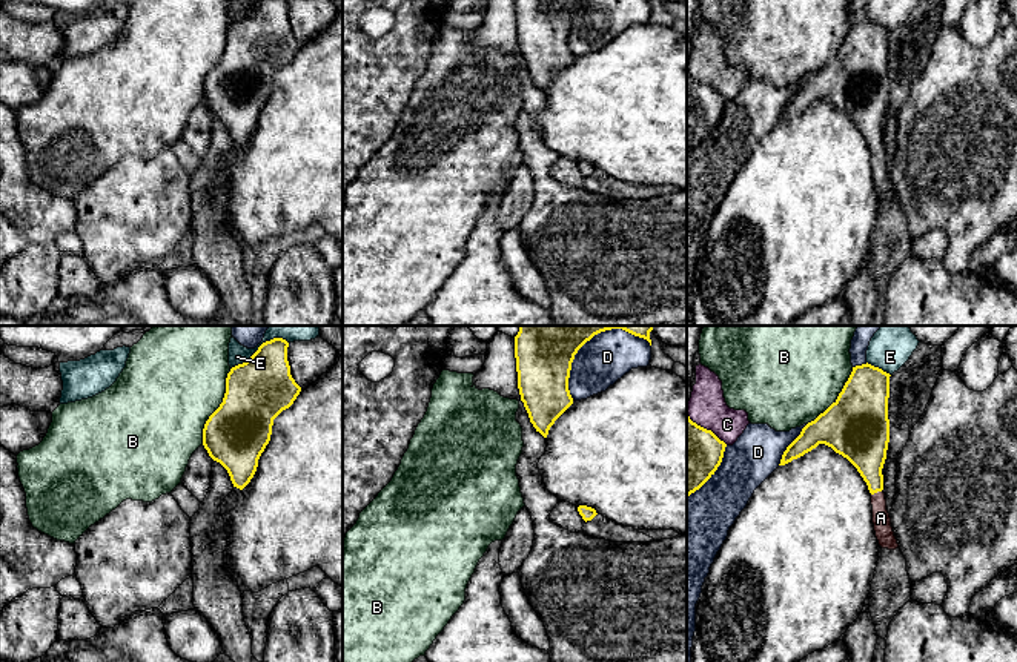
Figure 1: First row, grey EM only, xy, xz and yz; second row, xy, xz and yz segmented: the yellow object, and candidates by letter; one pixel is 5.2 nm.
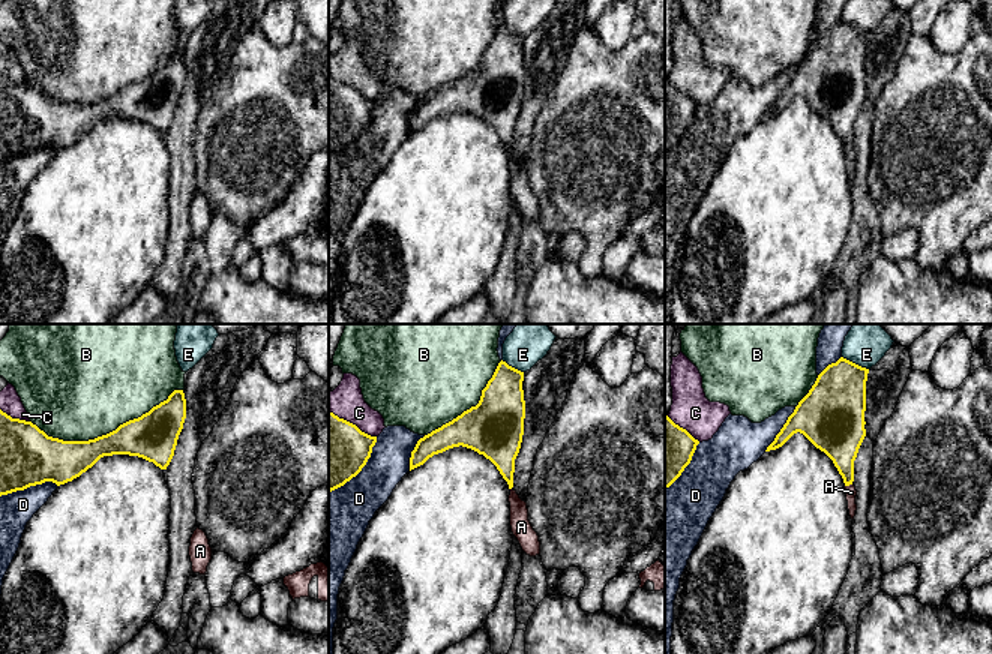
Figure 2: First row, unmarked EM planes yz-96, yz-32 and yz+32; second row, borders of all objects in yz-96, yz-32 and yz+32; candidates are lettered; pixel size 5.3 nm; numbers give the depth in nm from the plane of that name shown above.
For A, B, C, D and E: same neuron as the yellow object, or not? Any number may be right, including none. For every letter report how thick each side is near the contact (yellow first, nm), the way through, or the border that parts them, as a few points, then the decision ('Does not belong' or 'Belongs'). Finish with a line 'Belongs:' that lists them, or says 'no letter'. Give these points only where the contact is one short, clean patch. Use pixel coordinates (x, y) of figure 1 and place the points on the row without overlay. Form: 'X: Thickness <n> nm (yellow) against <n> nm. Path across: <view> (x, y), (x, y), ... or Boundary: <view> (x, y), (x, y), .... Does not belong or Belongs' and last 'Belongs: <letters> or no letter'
A: Thickness 220 nm (yellow) against 100 nm. Path across: yz (865, 102), (876, 148), (881, 174). Belongs
B: Thickness 340 nm (yellow) against 460 nm. Does not belong
C: Thickness 320 nm (yellow) against 200 nm. Does not belong
D: Thickness 280 nm (yellow) against 240 nm. Does not belong
E: Thickness 320 nm (yellow) against 100 nm. Does not belong
Belongs: A

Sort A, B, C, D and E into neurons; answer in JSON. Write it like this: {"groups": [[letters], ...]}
{"groups": [["A"], ["B"], ["C"], ["D"], ["E"]]}

